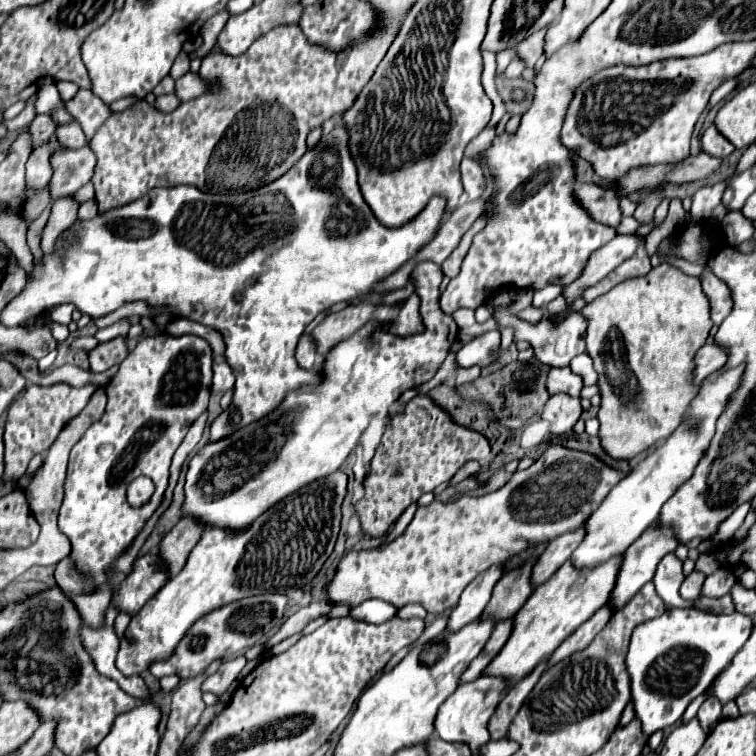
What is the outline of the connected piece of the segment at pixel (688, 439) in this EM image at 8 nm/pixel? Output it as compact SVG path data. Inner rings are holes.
M744 365L728 369L716 377L708 377L702 383L702 389L694 397L686 421L666 439L662 447L658 447L650 457L646 457L636 469L630 471L628 477L624 477L602 501L602 505L588 517L586 521L586 535L582 543L572 553L572 565L576 569L594 569L612 557L618 557L636 541L658 517L662 505L672 497L676 487L680 487L688 477L692 477L696 461L704 455L704 449L708 447L714 425L718 415L724 411L724 405L736 385L740 383L740 373L744 371Z

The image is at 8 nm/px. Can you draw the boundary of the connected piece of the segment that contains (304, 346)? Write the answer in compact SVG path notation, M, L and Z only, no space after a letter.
M326 310L319 314L313 321L306 327L304 335L300 337L298 341L298 349L296 349L296 361L302 369L312 369L314 363L316 363L316 343L312 339L312 331L314 328L329 314L329 310Z

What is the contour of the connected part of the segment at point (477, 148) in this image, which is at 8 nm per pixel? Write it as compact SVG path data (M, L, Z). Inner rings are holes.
M486 125L470 143L468 143L468 147L466 147L466 151L464 151L464 155L466 157L472 157L472 159L476 159L476 155L480 153L480 151L484 151L490 143L492 143L492 137L496 135L496 127L492 127L492 125Z

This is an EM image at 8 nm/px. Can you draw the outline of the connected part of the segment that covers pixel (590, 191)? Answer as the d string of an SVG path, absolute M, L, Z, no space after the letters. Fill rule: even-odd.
M580 183L576 185L576 197L584 201L584 207L604 225L618 227L622 221L620 195L612 187L602 187L598 183Z

